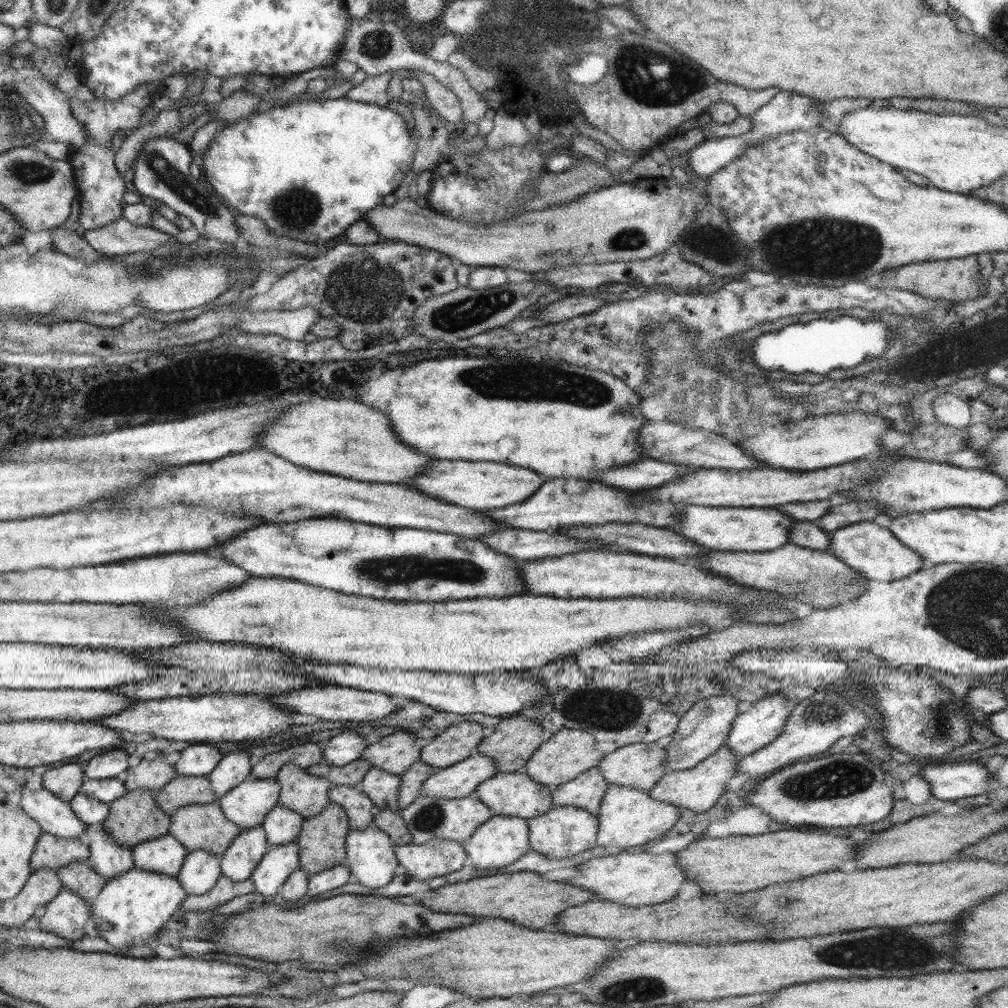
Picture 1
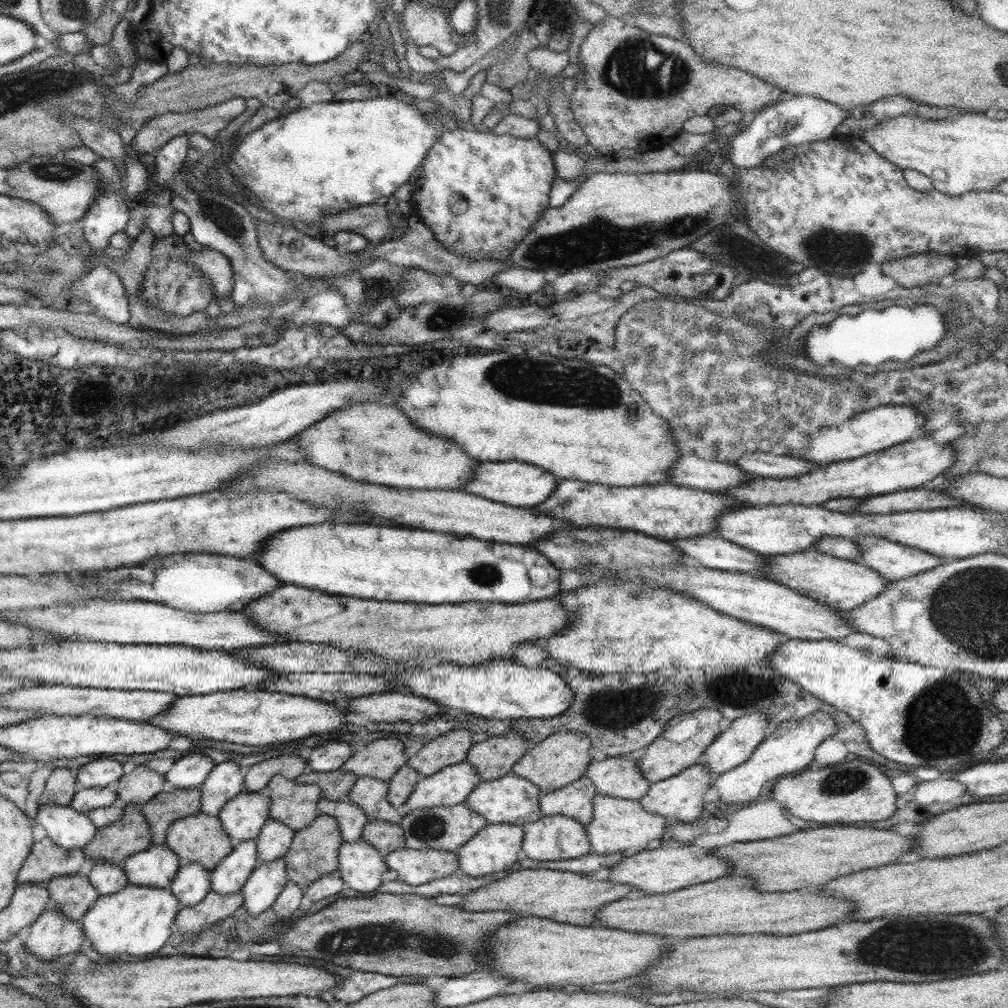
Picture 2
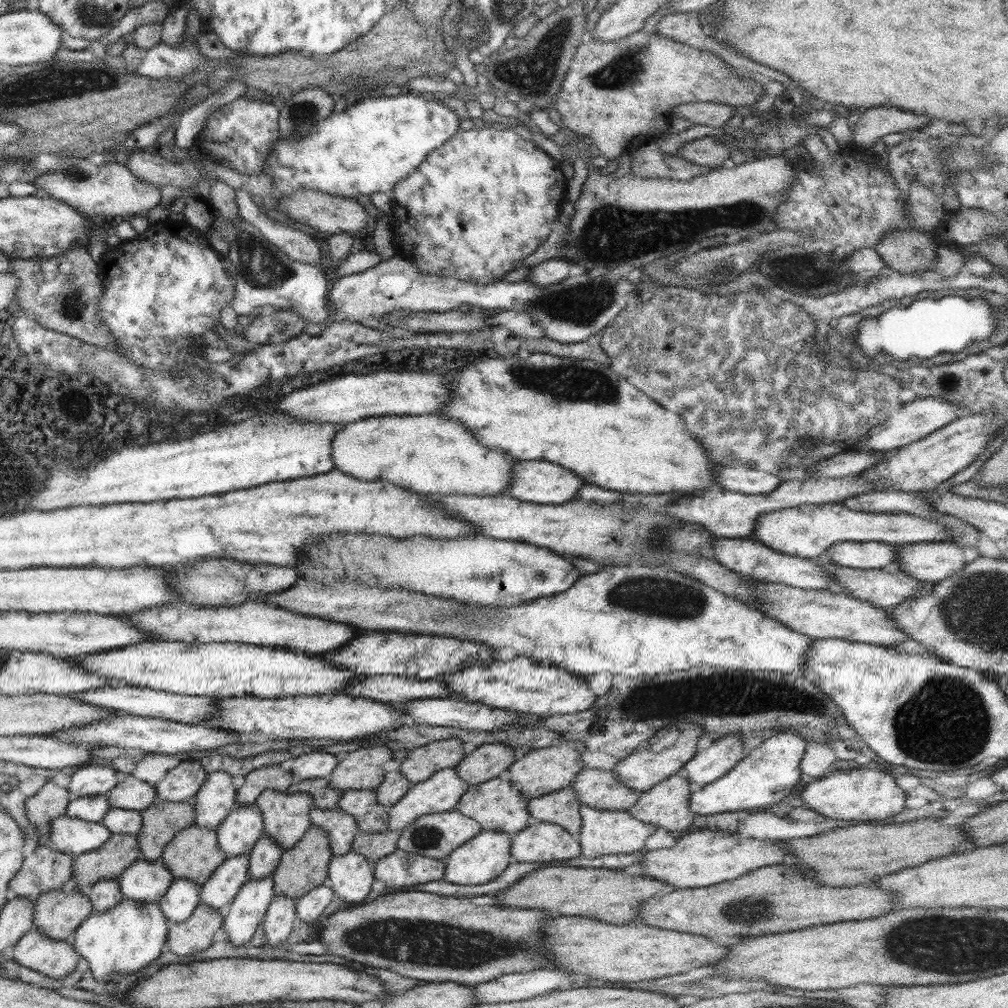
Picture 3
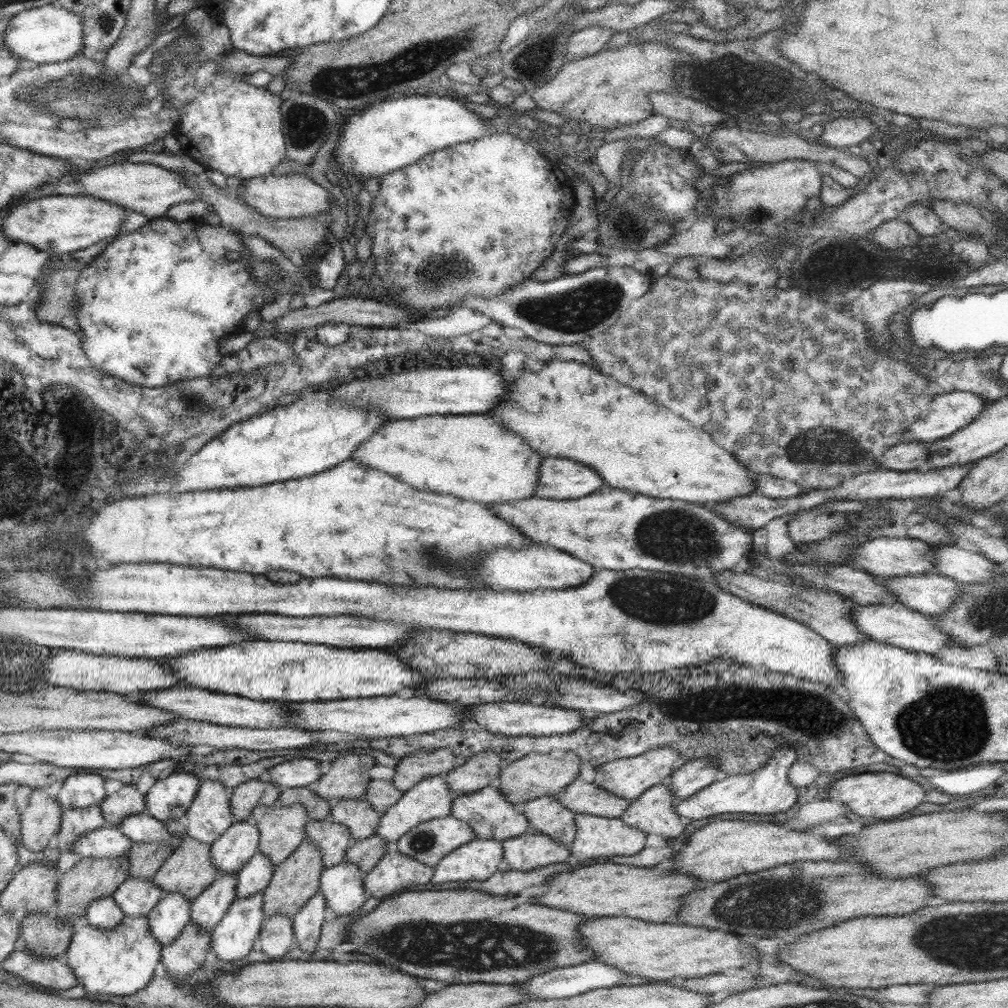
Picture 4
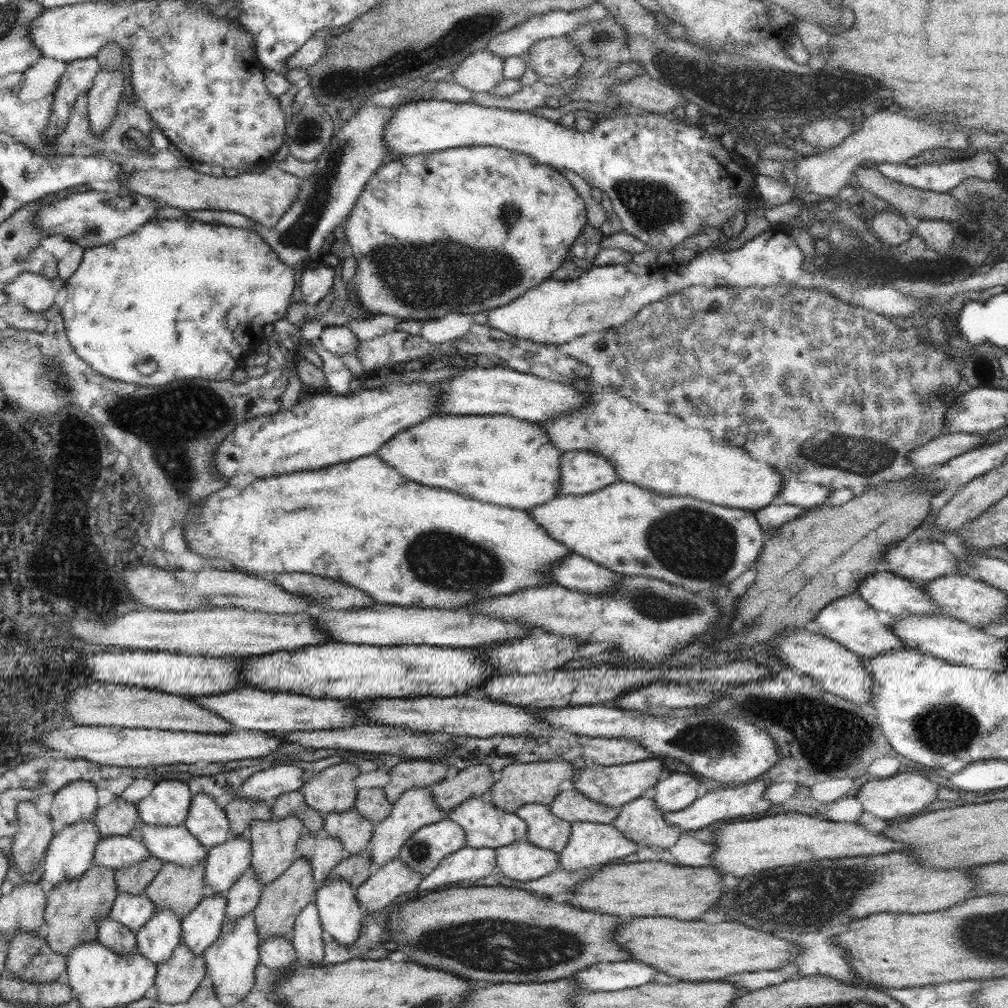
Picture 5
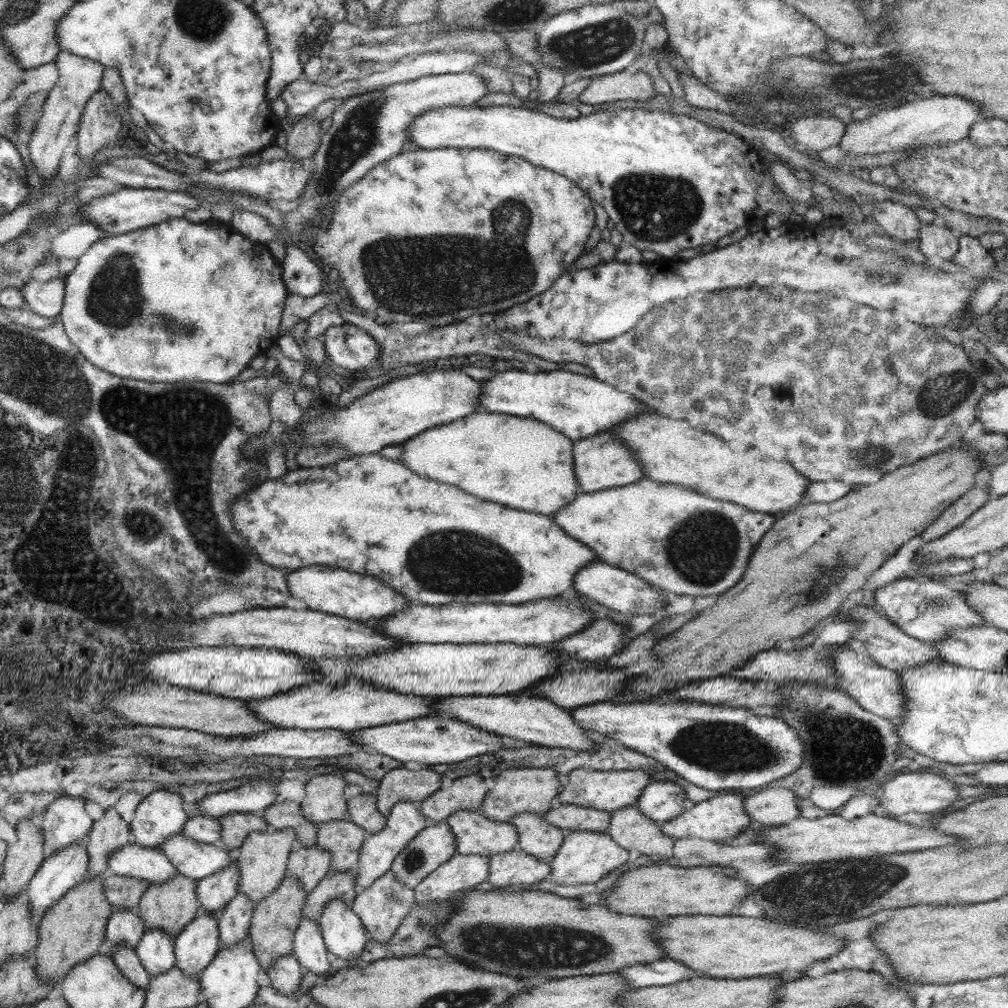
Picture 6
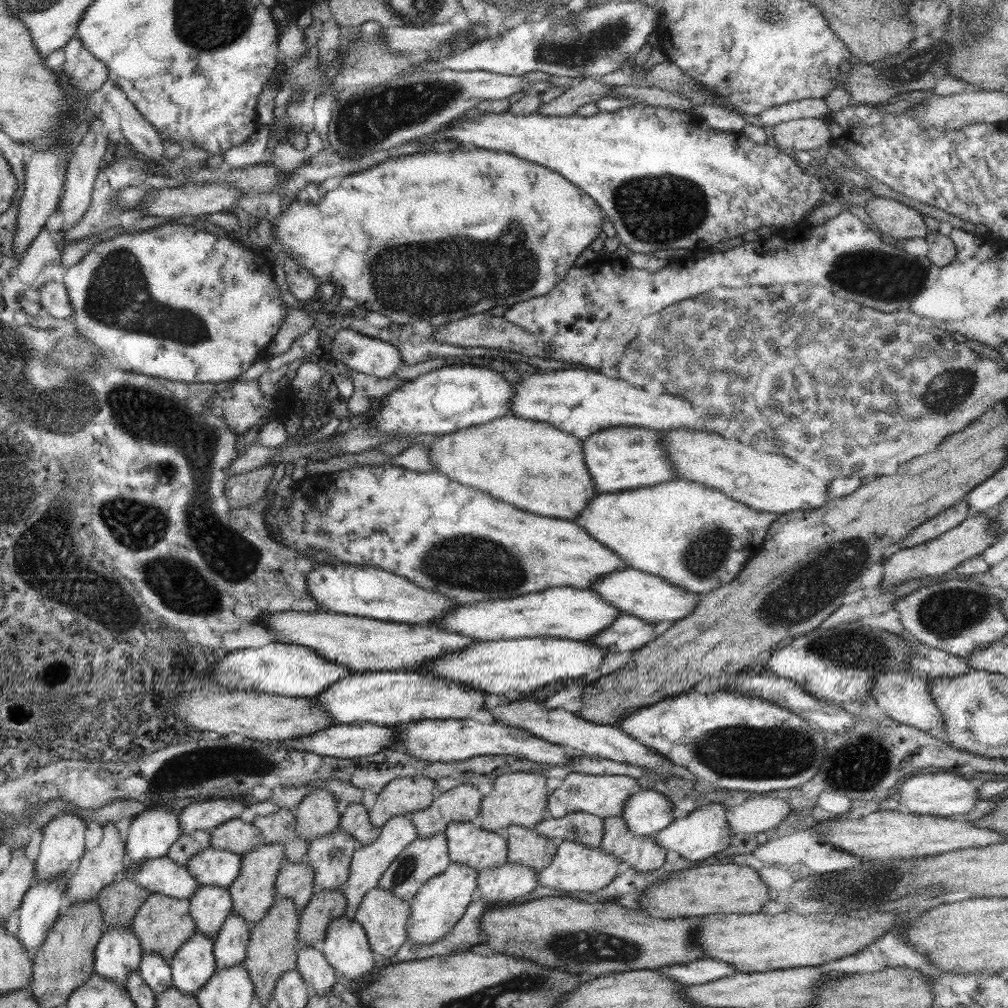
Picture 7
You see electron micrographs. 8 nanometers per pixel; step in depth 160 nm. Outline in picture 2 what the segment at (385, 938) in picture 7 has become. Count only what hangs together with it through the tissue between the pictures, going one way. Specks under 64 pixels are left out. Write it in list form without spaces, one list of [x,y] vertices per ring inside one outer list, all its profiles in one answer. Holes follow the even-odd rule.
[[[405,846],[389,852],[384,860],[389,870],[398,872],[398,880],[414,886],[444,878],[459,868],[456,854],[440,849]]]

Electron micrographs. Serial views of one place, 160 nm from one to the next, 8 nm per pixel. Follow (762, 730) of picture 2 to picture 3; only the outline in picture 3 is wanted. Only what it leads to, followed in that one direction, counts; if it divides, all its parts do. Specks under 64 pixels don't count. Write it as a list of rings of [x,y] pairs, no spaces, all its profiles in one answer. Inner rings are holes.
[[[728,733],[716,739],[705,751],[696,752],[679,774],[684,775],[694,789],[698,789],[730,772],[745,755],[741,734]]]

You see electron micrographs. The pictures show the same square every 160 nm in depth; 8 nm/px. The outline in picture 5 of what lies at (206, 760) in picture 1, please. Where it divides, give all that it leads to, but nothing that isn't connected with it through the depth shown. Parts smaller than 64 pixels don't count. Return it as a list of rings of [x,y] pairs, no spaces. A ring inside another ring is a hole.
[[[156,782],[152,792],[136,804],[140,818],[150,826],[181,826],[189,811],[191,795],[186,782]]]

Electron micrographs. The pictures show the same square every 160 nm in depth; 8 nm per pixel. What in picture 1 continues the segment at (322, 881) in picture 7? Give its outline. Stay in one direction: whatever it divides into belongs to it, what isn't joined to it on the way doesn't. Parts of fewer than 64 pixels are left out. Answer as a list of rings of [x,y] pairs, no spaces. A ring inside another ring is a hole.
[[[373,766],[358,788],[375,804],[375,811],[392,809],[400,812],[398,800],[400,782],[401,776],[382,772],[381,768]]]

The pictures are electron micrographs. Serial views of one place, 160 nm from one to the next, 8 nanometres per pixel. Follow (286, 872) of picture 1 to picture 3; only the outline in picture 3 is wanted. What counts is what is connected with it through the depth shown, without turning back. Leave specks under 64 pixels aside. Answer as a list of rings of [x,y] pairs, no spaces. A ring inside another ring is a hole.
[[[273,873],[261,879],[249,879],[240,887],[223,917],[222,929],[233,945],[241,947],[251,941],[274,895]]]

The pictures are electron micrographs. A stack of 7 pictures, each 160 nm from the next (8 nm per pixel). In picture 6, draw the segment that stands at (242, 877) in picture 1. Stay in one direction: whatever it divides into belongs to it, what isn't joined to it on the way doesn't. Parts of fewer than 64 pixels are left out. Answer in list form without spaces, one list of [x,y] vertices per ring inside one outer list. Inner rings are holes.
[[[200,911],[174,939],[176,968],[186,978],[200,978],[221,946],[218,917]]]

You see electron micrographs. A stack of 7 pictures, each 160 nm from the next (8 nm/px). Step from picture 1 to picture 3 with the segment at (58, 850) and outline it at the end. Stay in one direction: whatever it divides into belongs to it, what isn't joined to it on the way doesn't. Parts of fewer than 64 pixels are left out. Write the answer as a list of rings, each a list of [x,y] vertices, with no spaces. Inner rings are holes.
[[[45,845],[36,847],[10,881],[10,896],[35,902],[42,893],[60,890],[73,877],[73,859]]]

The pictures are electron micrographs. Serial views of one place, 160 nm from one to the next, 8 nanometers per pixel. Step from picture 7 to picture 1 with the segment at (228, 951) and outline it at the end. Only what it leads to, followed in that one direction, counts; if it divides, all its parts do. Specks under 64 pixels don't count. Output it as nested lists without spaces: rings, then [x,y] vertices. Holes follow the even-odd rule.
[[[280,802],[264,817],[261,827],[265,830],[268,848],[297,840],[303,816],[280,805]]]

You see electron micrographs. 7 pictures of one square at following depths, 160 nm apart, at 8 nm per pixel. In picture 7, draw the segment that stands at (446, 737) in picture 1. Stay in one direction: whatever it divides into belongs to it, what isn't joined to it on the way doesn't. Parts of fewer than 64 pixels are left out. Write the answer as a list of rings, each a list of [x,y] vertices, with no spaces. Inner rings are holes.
[[[426,776],[396,778],[377,794],[376,803],[369,811],[370,822],[380,829],[394,815],[424,810],[435,799],[436,788],[436,782]]]

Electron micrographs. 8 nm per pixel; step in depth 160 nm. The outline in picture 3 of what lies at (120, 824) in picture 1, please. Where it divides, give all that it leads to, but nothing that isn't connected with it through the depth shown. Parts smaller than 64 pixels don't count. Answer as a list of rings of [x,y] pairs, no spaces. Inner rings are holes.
[[[112,833],[110,838],[107,838],[107,841],[99,849],[74,857],[73,877],[77,880],[74,889],[78,889],[81,892],[82,889],[90,888],[90,886],[98,881],[117,881],[122,871],[140,858],[142,856],[137,835]]]

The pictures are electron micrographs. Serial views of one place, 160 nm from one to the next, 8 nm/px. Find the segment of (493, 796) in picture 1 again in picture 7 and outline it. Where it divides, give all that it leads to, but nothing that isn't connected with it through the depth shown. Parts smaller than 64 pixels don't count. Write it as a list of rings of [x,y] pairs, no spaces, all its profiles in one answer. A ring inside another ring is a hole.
[[[450,822],[445,830],[451,863],[462,863],[474,870],[495,869],[507,862],[507,840],[502,832],[484,830],[471,822]]]

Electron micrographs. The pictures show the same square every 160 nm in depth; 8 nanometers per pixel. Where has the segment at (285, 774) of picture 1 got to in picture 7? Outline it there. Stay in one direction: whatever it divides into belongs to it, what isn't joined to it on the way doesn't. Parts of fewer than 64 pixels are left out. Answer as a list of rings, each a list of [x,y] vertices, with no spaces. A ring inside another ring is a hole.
[[[262,843],[241,855],[241,867],[238,876],[229,886],[233,902],[233,912],[238,913],[248,925],[261,921],[266,911],[277,899],[276,879],[282,864],[286,860],[284,847],[280,843]]]

